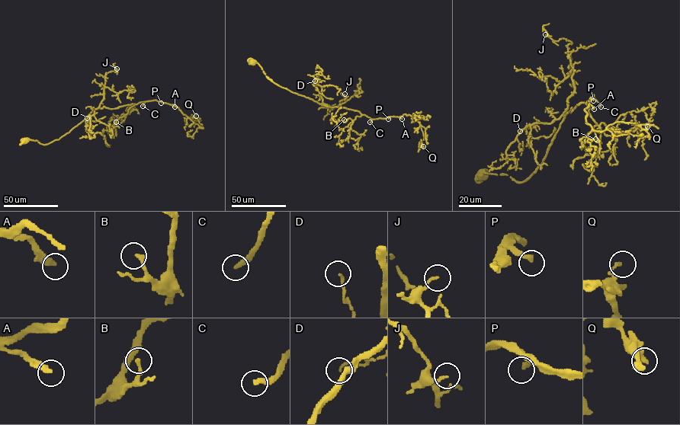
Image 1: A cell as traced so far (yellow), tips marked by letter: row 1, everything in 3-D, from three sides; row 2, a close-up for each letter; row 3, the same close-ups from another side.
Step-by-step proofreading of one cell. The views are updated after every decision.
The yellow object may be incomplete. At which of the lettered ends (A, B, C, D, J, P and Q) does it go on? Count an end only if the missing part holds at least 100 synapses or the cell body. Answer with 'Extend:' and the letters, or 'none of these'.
Extend: A, C, P

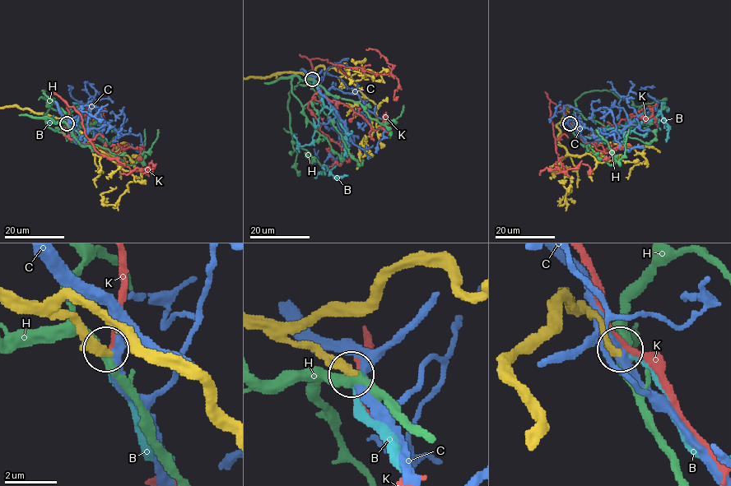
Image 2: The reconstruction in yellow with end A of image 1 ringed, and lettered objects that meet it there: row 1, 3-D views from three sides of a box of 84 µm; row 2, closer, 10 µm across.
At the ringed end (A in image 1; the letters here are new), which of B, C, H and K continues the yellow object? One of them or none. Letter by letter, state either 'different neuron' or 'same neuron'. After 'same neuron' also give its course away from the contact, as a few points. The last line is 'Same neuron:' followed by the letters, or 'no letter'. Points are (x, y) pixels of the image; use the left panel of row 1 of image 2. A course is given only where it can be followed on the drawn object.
B: same neuron; course (67, 124), (73, 136), (85, 136), (93, 128), (103, 128), (95, 117), (86, 114), (85, 119), (102, 141)
C: different neuron
H: different neuron
K: different neuron
Same neuron: B

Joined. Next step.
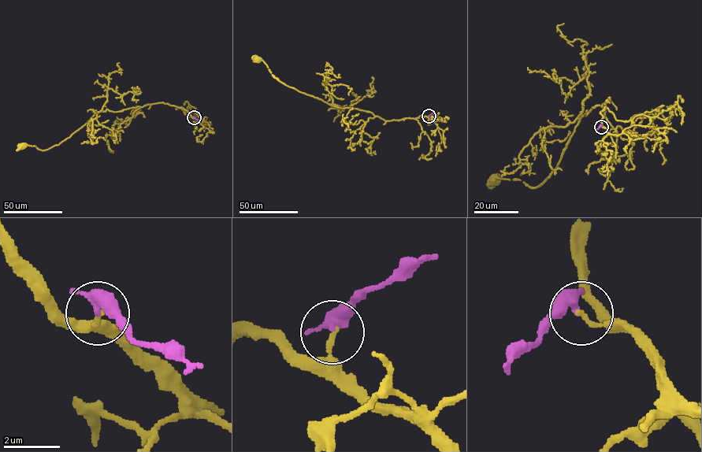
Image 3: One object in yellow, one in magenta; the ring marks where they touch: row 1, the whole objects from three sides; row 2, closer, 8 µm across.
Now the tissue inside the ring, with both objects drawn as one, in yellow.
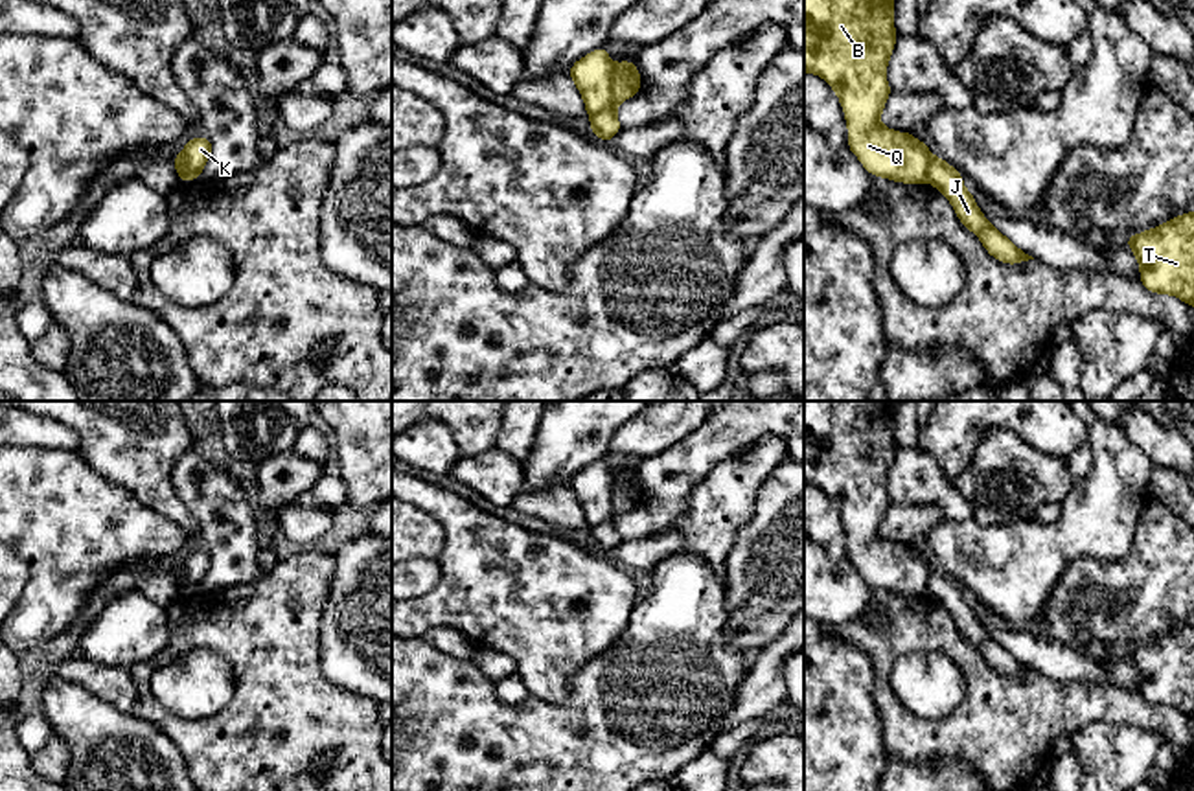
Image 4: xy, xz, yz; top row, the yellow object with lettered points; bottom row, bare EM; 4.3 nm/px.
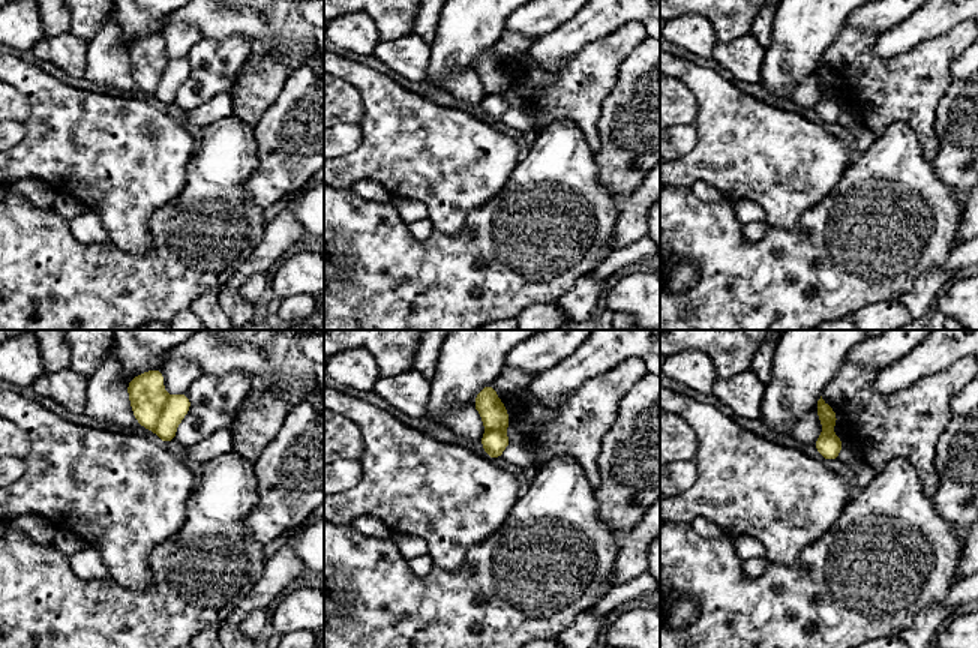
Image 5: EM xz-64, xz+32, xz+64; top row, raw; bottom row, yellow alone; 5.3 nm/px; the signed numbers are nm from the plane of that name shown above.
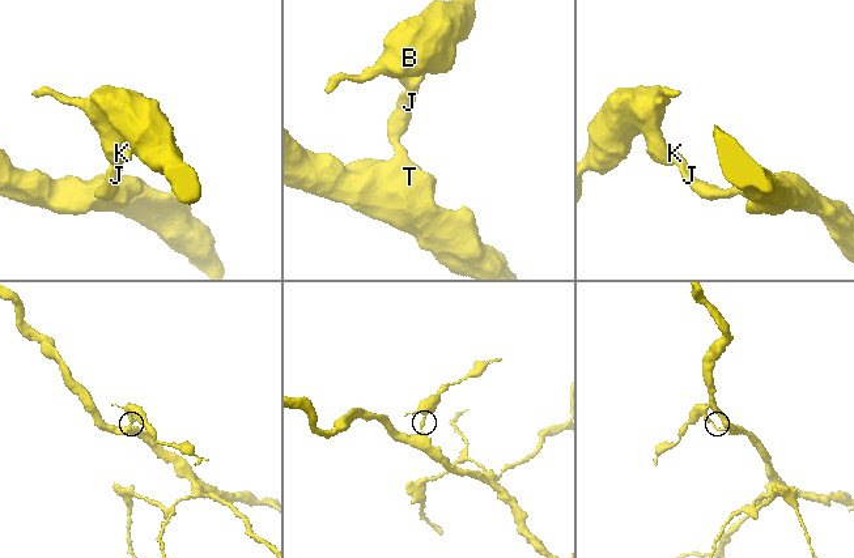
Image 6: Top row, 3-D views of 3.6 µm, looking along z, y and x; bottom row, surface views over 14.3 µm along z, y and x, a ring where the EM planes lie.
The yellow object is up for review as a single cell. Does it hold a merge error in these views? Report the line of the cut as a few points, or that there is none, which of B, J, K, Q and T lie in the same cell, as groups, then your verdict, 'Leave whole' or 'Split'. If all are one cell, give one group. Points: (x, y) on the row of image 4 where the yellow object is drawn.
Split along xz (615, 65), (613, 102), (589, 114). Groups: B Q / J K T. Split

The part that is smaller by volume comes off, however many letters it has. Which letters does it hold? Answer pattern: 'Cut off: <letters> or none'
Cut off: B, Q

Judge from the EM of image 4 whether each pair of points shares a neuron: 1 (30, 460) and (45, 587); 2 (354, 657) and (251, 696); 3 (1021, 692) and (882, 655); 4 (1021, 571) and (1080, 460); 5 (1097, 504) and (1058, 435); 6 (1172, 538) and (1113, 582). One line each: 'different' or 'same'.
1: same
2: different
3: same
4: different
5: different
6: same

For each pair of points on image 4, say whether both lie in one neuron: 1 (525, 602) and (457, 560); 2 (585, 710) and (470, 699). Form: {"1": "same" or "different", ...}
{"1": "same", "2": "same"}

